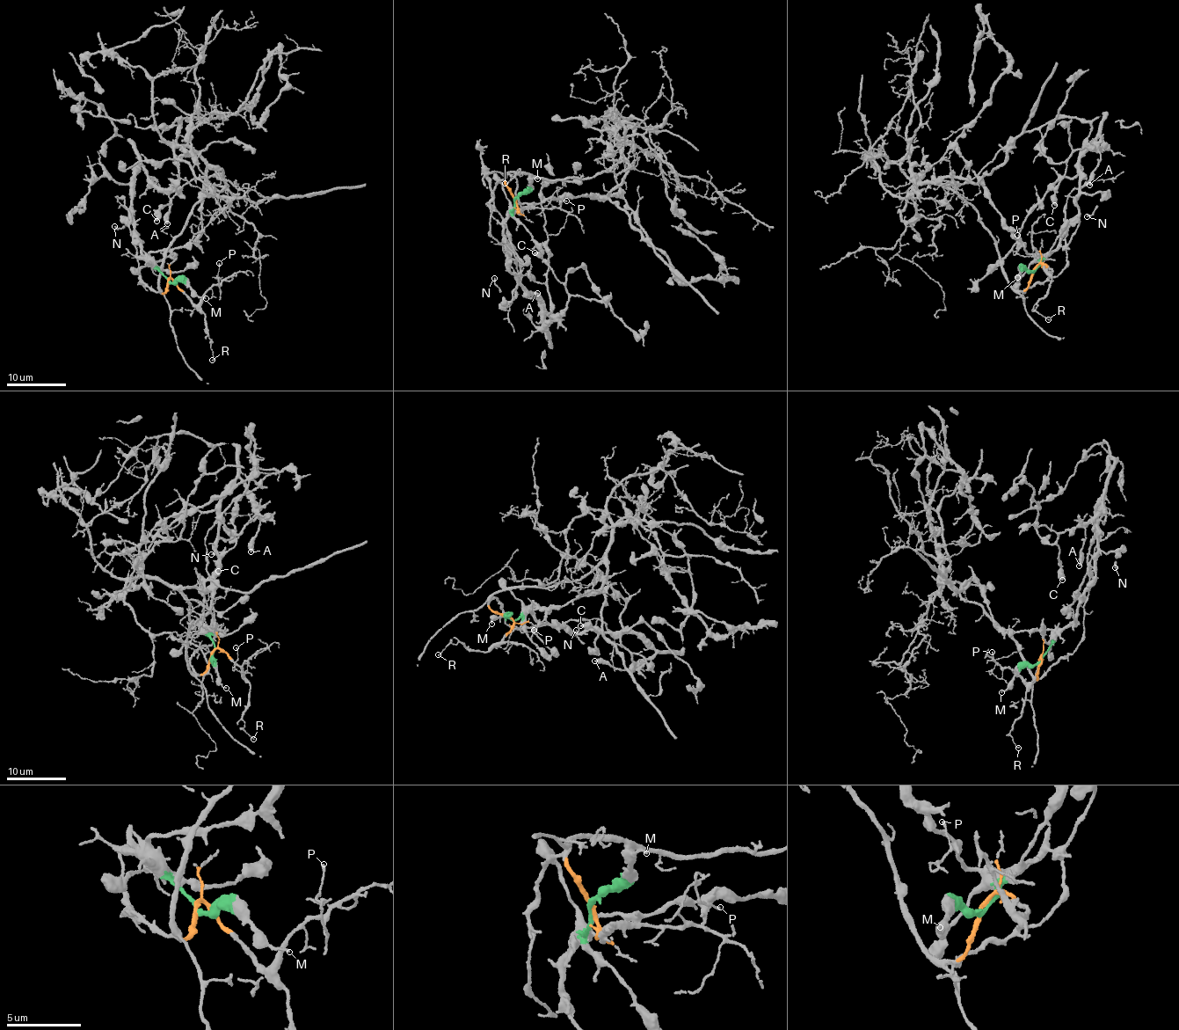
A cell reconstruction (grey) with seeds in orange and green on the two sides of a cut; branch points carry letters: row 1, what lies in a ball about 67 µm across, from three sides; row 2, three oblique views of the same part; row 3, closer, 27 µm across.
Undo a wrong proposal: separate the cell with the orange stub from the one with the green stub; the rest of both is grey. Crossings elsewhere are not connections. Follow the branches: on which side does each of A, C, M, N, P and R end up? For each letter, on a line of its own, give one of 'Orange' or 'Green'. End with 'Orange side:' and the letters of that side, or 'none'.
A: Green
C: Green
M: Green
N: Green
P: Orange
R: Orange
Orange side: P, R

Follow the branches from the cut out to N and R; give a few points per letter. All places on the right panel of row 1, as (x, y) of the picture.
N: (1035, 269), (1044, 254), (1058, 244), (1065, 226), (1077, 216), (1074, 197), (1099, 192), (1098, 206), (1087, 216)
R: (1035, 269), (1038, 264), (1051, 269), (1049, 293), (1037, 302), (1036, 308), (1049, 319)

